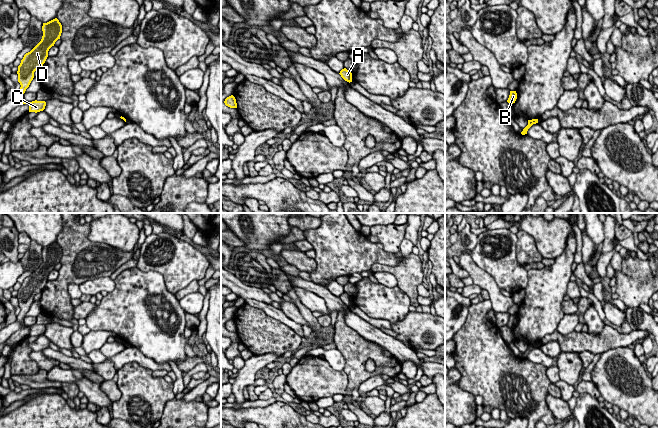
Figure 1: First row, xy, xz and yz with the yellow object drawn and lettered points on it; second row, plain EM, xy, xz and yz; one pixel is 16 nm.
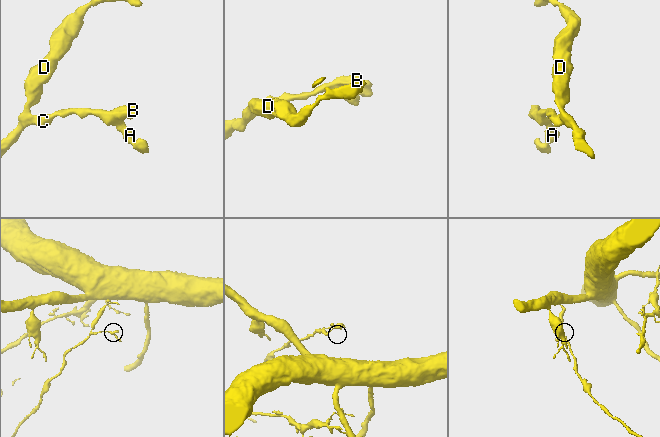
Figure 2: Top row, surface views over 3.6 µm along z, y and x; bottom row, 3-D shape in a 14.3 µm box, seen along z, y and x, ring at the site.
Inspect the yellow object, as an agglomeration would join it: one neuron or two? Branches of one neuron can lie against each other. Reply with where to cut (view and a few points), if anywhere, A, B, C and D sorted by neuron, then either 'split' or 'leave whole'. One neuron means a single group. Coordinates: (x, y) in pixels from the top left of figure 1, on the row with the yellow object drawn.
no cut; A B C D; leave whole

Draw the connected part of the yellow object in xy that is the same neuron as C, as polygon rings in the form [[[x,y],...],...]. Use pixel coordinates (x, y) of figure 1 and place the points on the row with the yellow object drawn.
[[[24,99],[22,100],[21,104],[29,104],[29,112],[40,112],[45,109],[46,102],[45,101],[32,101],[32,102],[26,102]]]

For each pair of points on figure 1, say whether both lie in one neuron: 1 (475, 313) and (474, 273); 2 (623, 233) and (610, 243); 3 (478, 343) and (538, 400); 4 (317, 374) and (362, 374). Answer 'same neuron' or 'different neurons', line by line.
1: different neurons
2: different neurons
3: same neuron
4: different neurons

